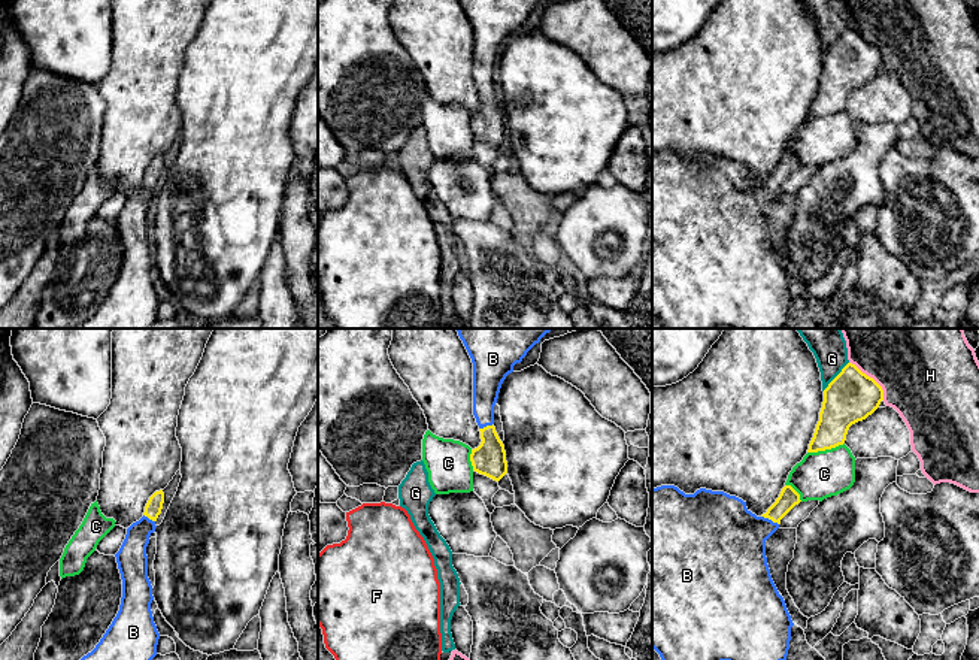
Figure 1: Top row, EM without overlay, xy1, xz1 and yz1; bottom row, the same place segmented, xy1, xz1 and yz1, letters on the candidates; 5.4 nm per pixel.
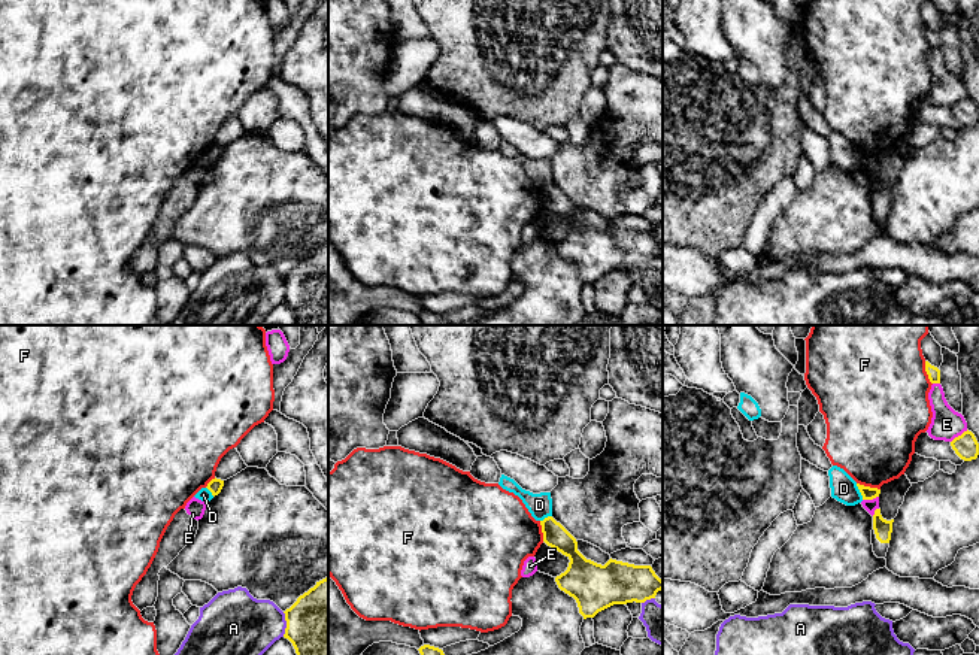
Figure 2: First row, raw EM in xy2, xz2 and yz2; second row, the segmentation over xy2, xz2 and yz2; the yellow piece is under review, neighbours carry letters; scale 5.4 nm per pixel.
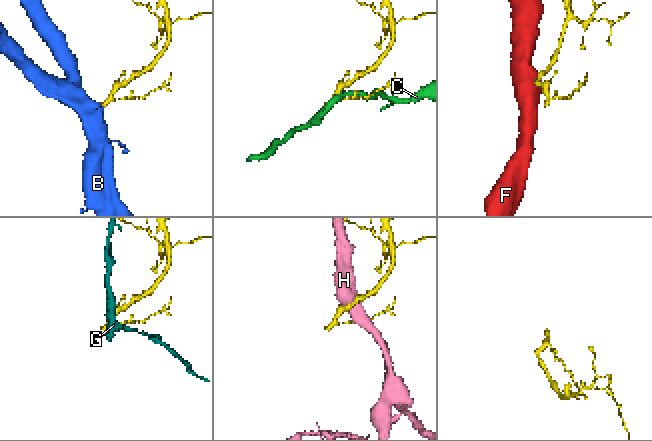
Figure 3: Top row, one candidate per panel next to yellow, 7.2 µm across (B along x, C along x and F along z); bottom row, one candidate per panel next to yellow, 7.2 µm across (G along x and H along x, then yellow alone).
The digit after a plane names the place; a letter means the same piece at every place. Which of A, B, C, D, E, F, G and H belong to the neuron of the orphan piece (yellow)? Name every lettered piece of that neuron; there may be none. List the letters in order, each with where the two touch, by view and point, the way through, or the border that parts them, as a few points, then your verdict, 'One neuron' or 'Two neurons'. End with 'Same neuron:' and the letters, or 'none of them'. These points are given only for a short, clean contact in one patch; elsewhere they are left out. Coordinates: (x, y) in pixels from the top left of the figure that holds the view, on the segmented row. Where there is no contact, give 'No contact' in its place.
A: Touches yellow at xy2 (287, 624). Two neurons
B: Touches yellow at yz1 (770, 518). Path across: yz1 (788, 497), (770, 518), (760, 529), (730, 541). One neuron
C: Touches yellow at yz1 (826, 448). Two neurons
D: Touches yellow at yz2 (860, 491). Boundary: yz2 (855, 484), (863, 499). Two neurons
E: Touches yellow at yz2 (958, 436). Two neurons
F: Touches yellow at yz2 (869, 487). Two neurons
G: Touches yellow at yz1 (836, 377). Boundary: yz1 (848, 362), (823, 390). Two neurons
H: Touches yellow at yz1 (872, 378). Two neurons
Same neuron: B

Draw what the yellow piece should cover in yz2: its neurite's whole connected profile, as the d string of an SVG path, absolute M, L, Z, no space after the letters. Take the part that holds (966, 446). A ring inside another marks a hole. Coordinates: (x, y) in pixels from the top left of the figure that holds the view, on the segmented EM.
M964 431L961 436L955 437L951 442L952 449L955 454L964 460L972 461L976 460L979 455L979 443L972 431Z

